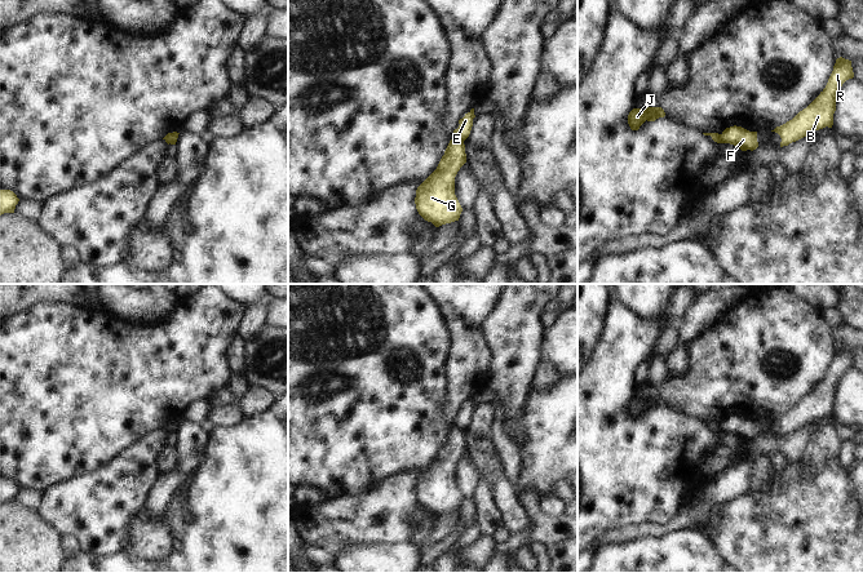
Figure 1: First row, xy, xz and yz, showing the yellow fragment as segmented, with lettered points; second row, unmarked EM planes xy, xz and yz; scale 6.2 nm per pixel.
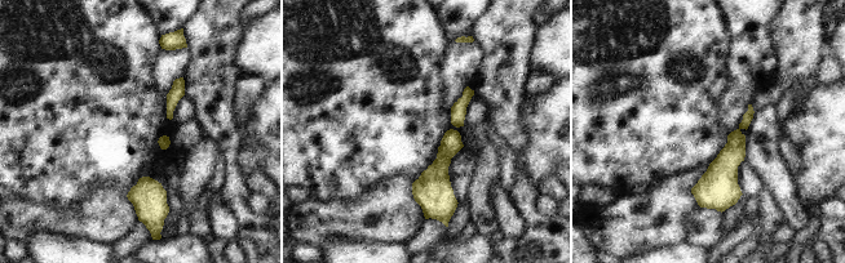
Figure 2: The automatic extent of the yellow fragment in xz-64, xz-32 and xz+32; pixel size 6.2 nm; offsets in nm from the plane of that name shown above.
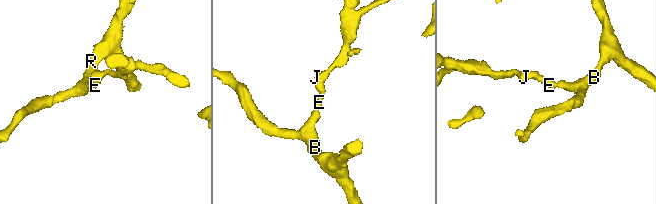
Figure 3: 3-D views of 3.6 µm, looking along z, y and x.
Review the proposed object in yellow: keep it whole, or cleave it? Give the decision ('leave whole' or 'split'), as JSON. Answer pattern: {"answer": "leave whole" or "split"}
{"answer": "split"}

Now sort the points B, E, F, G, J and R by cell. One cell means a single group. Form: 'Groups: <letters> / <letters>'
Groups: B F G R / E J

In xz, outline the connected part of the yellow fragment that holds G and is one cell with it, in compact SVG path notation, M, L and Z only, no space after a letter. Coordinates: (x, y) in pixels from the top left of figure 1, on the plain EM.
M453 426L437 458L416 479L419 503L435 516L460 507L463 497L455 484L455 466L465 452L464 430Z

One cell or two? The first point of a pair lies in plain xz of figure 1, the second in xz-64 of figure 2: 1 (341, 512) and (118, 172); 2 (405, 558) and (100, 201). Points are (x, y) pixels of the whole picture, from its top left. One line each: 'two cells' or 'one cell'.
1: two cells
2: two cells

